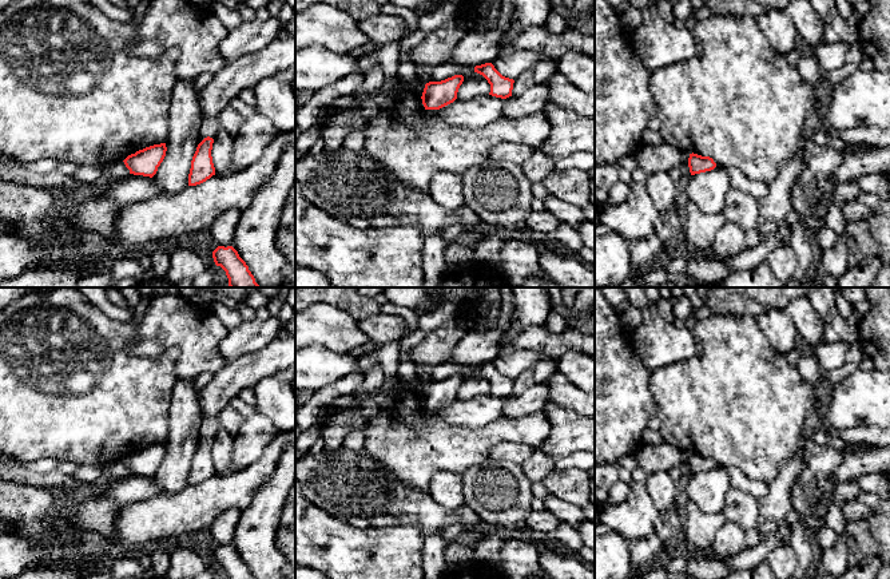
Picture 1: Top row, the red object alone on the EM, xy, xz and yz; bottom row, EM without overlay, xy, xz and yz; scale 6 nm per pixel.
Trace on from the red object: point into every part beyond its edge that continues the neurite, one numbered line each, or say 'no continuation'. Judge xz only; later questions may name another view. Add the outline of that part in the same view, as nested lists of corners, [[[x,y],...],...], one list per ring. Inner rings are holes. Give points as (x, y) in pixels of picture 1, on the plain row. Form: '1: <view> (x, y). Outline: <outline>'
no continuation

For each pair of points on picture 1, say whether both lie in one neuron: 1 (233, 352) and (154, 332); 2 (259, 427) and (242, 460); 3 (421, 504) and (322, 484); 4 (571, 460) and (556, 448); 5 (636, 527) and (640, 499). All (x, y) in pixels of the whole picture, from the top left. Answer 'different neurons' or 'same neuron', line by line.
1: different neurons
2: same neuron
3: same neuron
4: different neurons
5: same neuron

